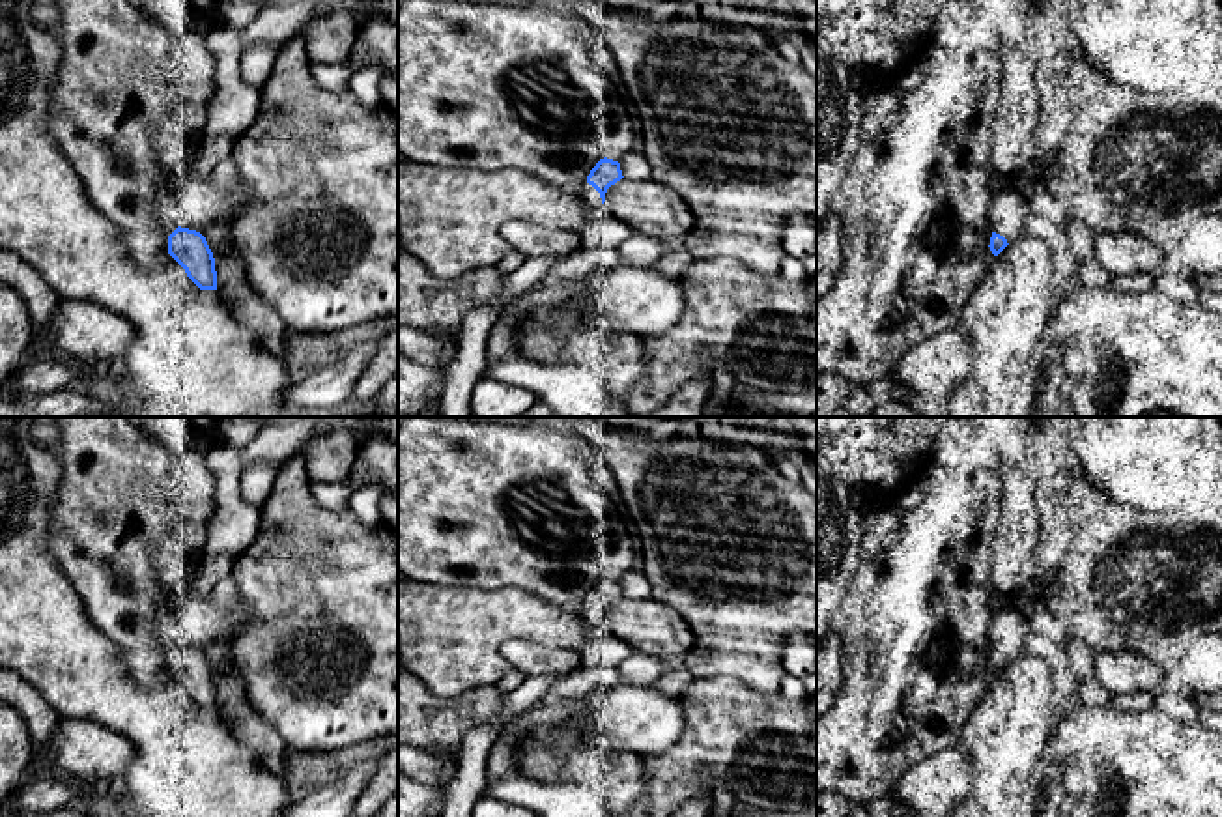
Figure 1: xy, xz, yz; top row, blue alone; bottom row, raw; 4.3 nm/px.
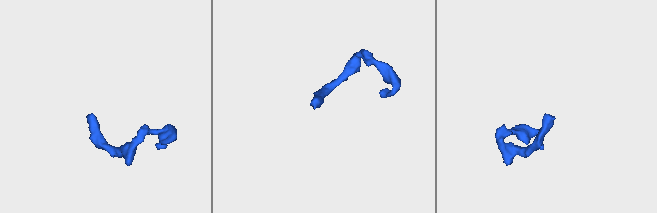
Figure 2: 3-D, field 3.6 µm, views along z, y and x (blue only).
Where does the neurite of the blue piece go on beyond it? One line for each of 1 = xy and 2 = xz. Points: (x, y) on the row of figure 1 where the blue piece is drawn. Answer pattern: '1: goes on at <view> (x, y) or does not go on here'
1: goes on at xy (165, 200)
2: goes on at xz (589, 193)

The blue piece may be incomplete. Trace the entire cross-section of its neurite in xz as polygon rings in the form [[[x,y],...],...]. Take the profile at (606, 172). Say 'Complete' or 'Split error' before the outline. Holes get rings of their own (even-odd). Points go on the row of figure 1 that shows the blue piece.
Split error. [[[604,157],[590,170],[579,193],[590,206],[596,208],[605,202],[607,189],[620,181],[622,178],[624,176],[620,170],[620,163]]]

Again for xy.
Split error. [[[155,187],[155,217],[168,234],[168,254],[185,269],[200,290],[217,290],[215,258],[206,237],[176,224],[178,200],[174,187]]]

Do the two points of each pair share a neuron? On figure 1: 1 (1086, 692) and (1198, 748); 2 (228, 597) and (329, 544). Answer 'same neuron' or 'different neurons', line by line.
1: different neurons
2: different neurons

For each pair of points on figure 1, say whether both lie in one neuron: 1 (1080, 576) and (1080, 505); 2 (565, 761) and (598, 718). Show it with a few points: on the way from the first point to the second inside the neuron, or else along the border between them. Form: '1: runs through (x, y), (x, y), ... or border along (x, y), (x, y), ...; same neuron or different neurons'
1: runs through (1086, 559), (1086, 522); same neuron
2: border along (580, 702), (568, 728), (585, 741), (626, 750); different neurons

